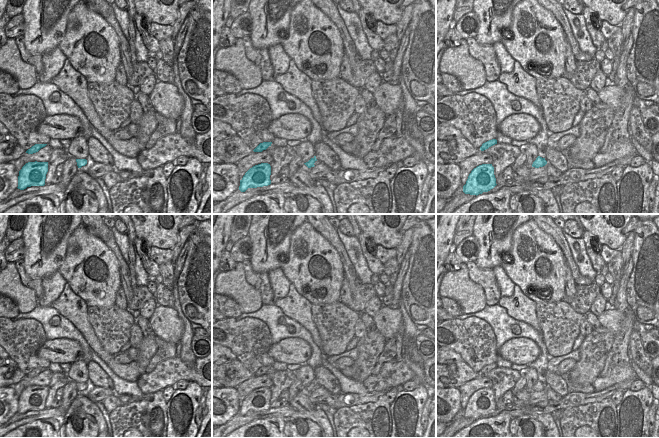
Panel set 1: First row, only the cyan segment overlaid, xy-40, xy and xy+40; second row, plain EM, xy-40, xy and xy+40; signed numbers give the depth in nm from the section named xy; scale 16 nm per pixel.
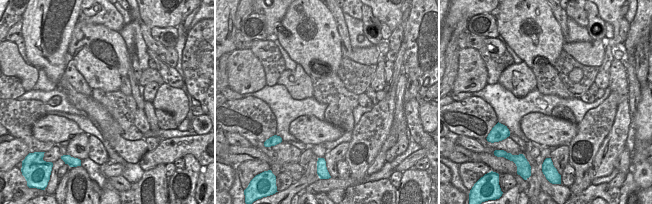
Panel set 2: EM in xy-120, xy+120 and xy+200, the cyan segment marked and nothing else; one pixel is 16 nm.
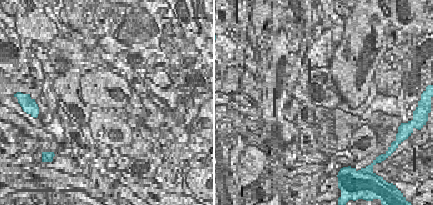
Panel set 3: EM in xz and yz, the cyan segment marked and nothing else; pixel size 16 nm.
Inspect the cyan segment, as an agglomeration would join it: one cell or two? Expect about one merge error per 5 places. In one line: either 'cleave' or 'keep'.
keep

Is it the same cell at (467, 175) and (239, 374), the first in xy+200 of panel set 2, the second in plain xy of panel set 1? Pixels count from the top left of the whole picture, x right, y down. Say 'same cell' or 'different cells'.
different cells

